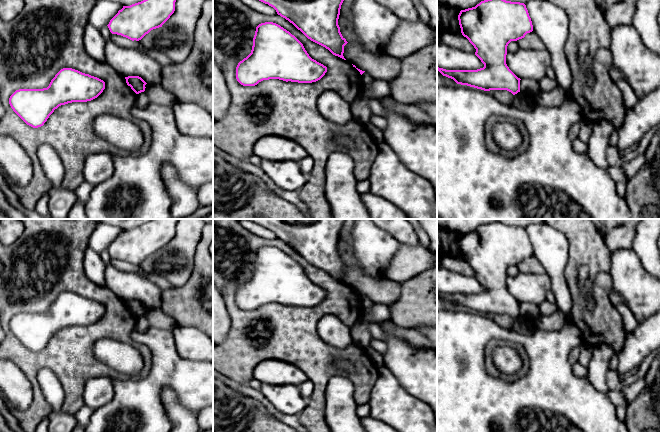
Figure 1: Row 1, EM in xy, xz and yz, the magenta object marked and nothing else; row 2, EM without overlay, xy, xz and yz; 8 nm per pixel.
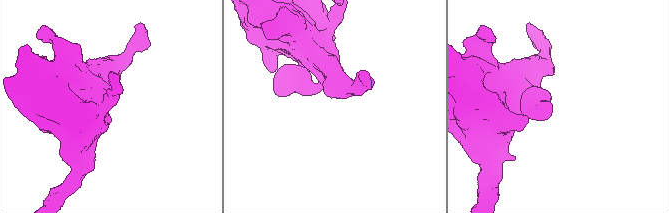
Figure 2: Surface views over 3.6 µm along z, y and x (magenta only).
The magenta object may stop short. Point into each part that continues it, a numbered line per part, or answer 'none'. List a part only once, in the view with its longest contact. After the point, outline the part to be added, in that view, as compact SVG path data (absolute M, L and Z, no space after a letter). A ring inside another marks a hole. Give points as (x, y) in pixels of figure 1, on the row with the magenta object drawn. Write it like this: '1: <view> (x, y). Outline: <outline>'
none

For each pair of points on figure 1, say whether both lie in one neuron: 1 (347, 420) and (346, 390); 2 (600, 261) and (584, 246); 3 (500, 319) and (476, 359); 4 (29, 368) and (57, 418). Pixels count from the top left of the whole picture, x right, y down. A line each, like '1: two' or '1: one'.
1: one
2: one
3: two
4: two

